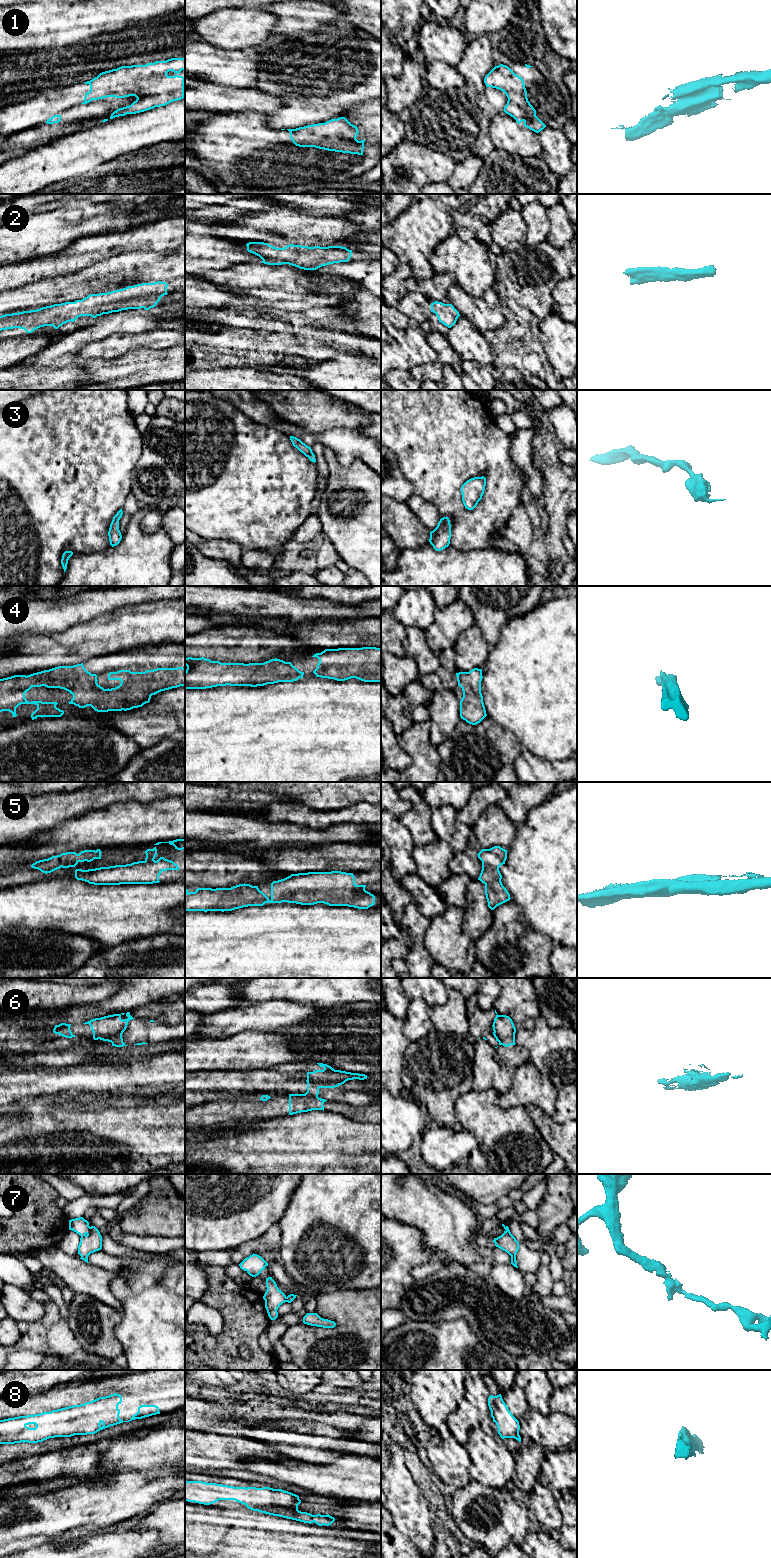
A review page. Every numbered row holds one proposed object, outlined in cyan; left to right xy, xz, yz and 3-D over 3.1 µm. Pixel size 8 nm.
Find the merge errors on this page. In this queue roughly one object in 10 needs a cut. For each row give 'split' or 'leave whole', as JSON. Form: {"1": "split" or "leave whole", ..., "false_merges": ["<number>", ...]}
{"1": "leave whole", "2": "leave whole", "3": "leave whole", "4": "leave whole", "5": "leave whole", "6": "split", "7": "split", "8": "leave whole", "false_merges": ["6", "7"]}

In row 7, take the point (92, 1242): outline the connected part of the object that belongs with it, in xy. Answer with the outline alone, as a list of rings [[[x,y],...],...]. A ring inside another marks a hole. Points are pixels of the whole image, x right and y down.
[[[95,1226],[90,1227],[90,1232],[80,1238],[78,1245],[78,1254],[81,1256],[80,1259],[88,1262],[88,1256],[91,1253],[102,1249],[102,1236],[99,1230]]]

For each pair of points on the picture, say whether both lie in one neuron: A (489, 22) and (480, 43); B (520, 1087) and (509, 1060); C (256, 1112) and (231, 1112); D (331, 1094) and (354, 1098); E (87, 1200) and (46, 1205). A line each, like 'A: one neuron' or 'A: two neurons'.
A: two neurons
B: two neurons
C: one neuron
D: one neuron
E: two neurons

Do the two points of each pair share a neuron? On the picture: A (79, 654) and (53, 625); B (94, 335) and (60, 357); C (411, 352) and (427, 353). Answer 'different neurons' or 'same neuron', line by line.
A: different neurons
B: same neuron
C: same neuron

